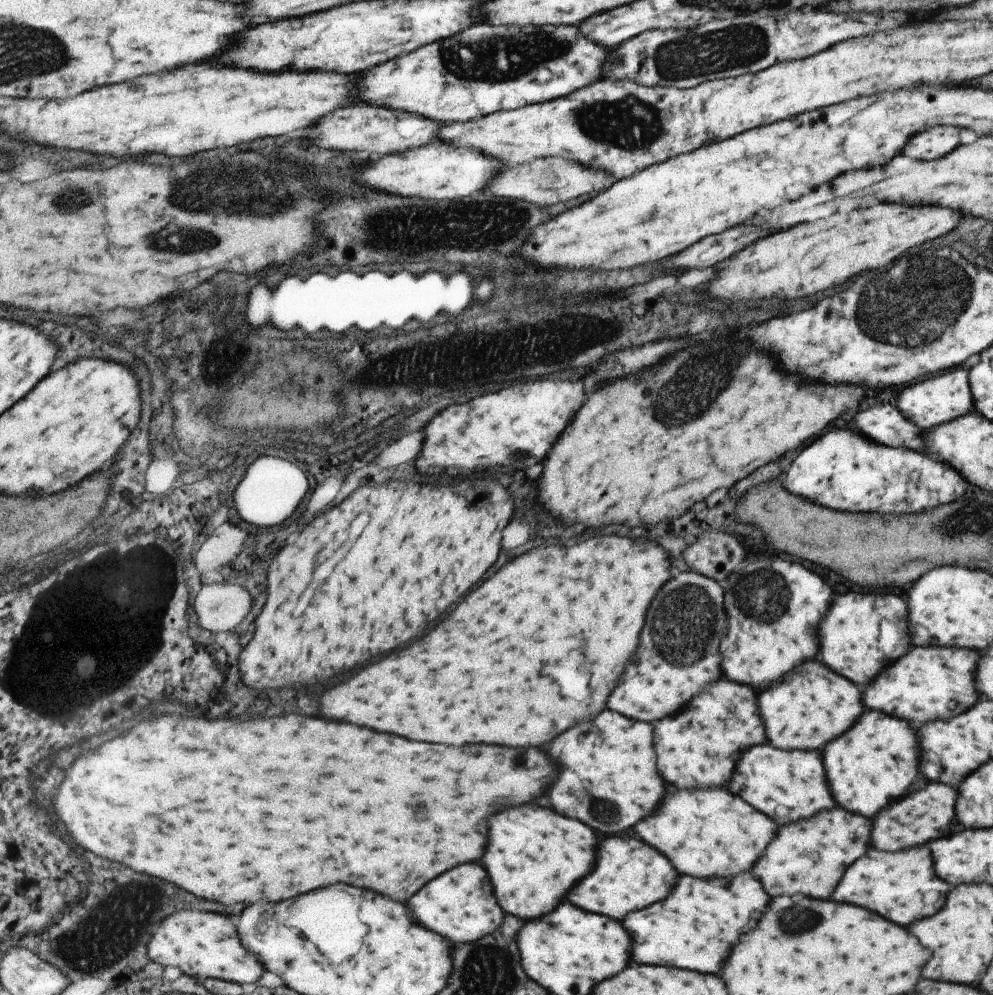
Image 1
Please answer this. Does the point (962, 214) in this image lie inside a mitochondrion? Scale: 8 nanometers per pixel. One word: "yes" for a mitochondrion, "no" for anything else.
no

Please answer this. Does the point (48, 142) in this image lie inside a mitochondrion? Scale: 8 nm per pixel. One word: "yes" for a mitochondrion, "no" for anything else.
no

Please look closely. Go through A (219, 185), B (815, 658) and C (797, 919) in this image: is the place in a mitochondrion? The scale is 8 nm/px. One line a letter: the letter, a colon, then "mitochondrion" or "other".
A: mitochondrion
B: other
C: mitochondrion

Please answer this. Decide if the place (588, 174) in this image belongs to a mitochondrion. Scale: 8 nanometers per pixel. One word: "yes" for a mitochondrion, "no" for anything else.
no

